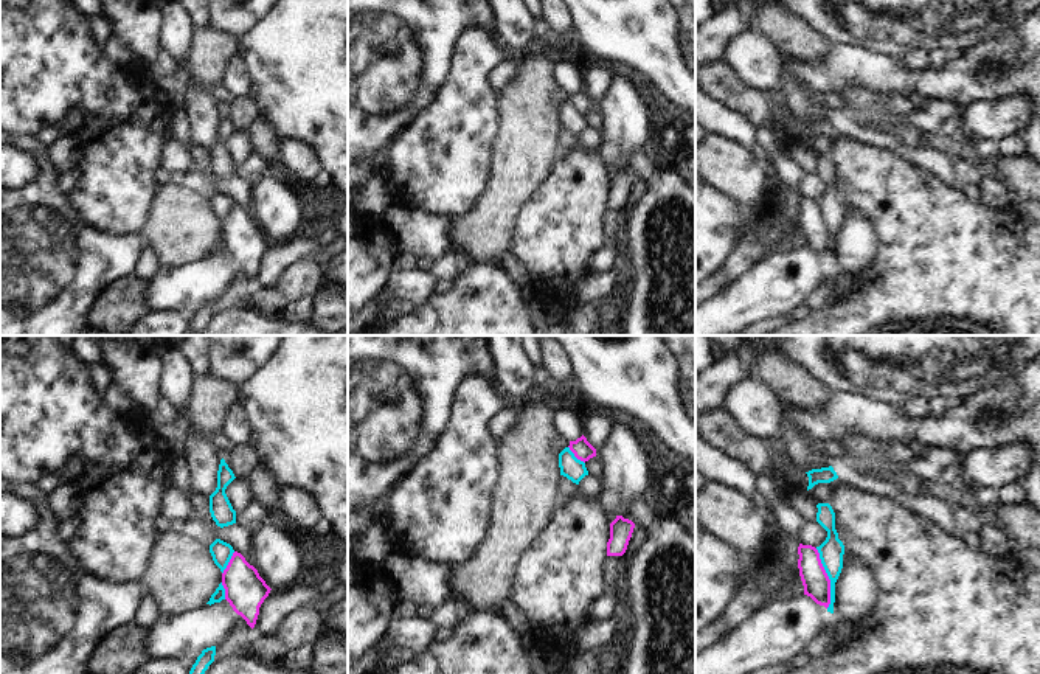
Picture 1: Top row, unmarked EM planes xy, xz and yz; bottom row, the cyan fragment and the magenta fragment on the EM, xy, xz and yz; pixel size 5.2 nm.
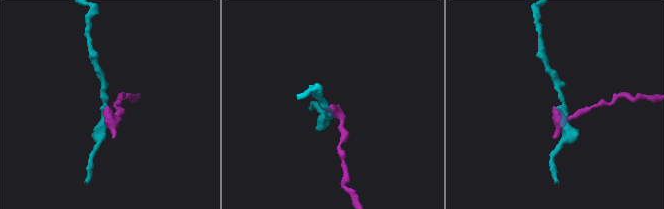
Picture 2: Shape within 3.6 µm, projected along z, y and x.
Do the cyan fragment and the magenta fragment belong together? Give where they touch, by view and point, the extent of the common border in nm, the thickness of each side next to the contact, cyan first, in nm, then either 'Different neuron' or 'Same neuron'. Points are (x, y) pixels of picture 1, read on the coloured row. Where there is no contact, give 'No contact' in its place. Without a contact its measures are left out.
Touches cyan at yz (829, 578). Shared border 320 nm. Thickness 130 nm (cyan) against 140 nm. Different neuron

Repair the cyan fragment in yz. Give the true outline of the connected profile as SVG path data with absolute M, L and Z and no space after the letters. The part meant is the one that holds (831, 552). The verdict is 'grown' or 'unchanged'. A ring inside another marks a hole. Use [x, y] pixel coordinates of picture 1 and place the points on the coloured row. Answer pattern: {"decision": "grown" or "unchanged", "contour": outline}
{"decision": "unchanged", "contour": "M818 503L816 508L816 522L827 531L826 540L816 547L816 550L820 553L821 564L830 579L830 604L827 612L834 613L835 582L843 568L844 545L838 539L838 533L835 530L835 512L832 506L829 503Z"}

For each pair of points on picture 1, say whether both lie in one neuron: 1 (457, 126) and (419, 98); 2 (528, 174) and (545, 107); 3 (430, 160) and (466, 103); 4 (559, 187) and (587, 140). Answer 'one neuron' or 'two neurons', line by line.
1: two neurons
2: one neuron
3: one neuron
4: two neurons

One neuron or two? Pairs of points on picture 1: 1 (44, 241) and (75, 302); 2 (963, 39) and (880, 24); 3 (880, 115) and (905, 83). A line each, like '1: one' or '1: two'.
1: one
2: one
3: two

